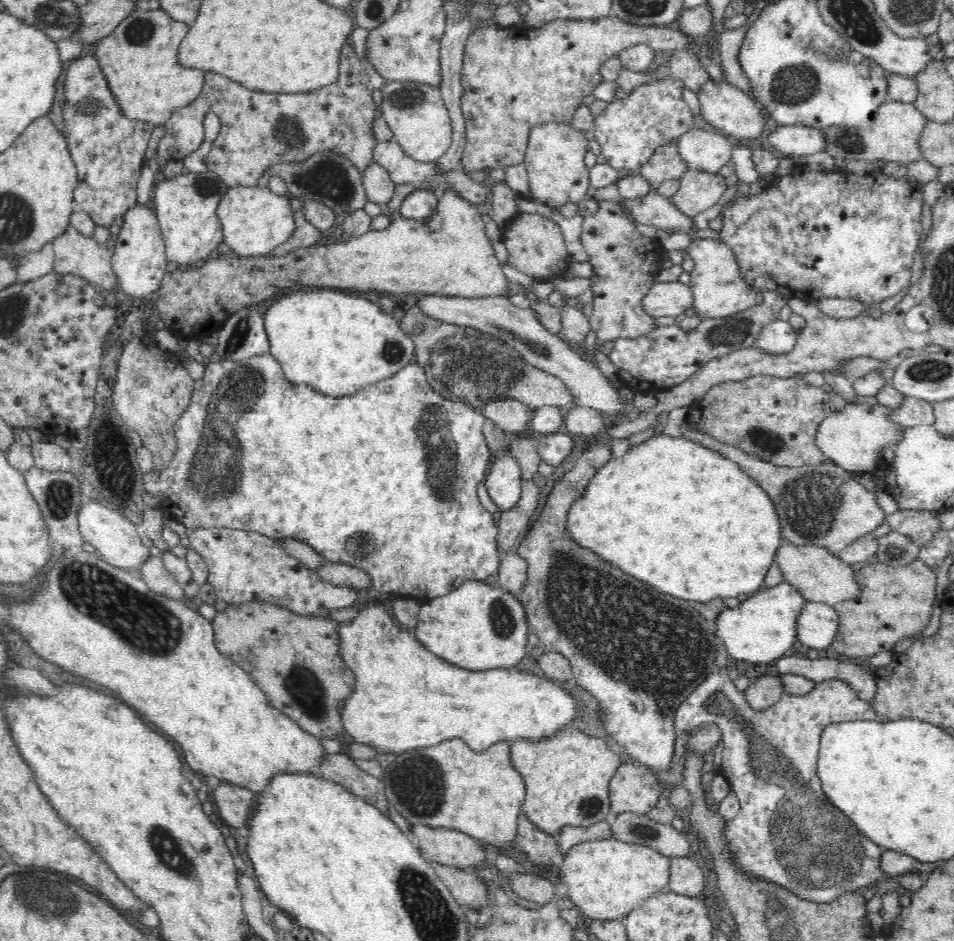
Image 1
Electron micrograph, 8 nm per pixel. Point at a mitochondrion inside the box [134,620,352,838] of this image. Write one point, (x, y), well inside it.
(307, 692)

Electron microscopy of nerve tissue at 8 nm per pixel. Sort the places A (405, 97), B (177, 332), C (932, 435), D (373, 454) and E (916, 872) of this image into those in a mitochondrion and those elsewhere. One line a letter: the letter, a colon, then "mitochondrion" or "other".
A: mitochondrion
B: other
C: other
D: other
E: other

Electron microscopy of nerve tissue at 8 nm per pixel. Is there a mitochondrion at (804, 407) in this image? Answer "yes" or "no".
no

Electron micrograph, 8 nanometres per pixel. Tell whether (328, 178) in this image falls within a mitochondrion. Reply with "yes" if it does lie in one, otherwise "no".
yes

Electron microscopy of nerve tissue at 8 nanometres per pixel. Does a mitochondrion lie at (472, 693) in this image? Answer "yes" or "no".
no

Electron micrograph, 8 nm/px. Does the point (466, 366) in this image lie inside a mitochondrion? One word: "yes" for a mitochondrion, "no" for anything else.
yes

